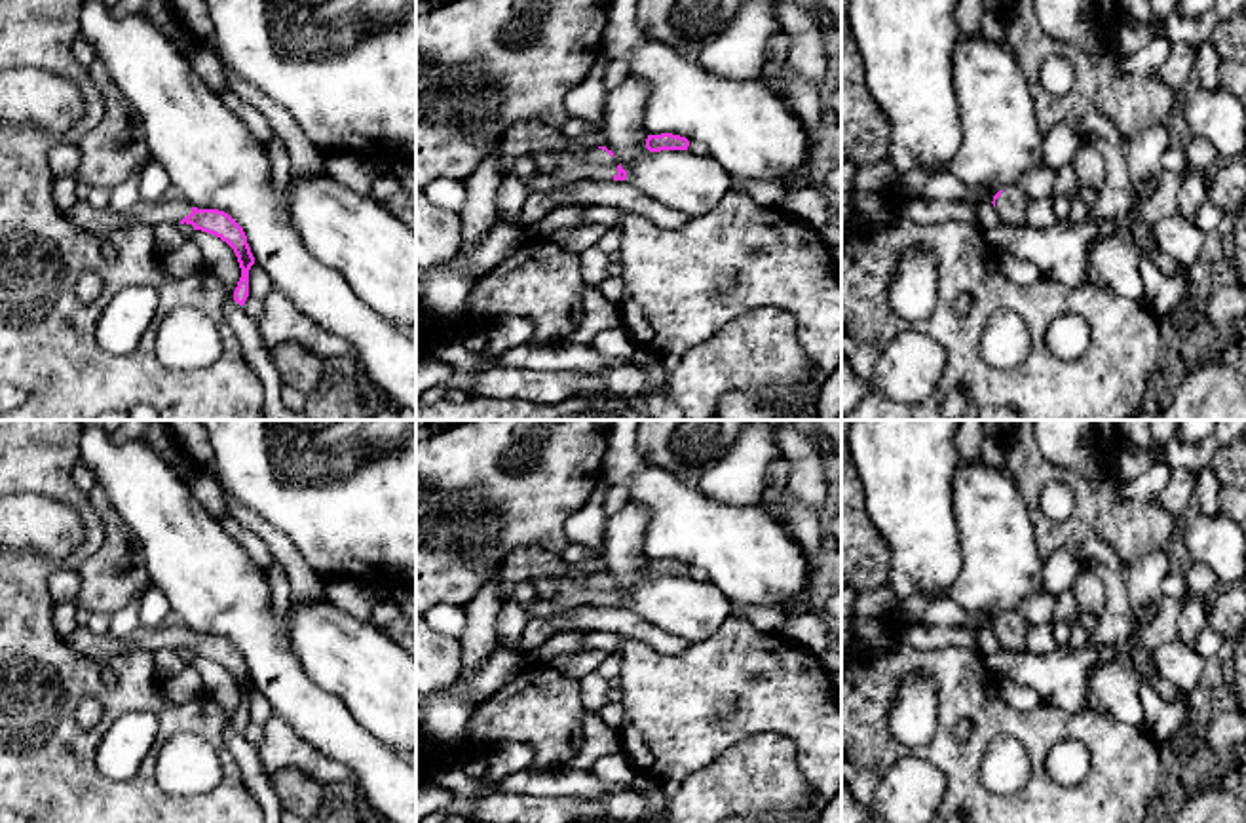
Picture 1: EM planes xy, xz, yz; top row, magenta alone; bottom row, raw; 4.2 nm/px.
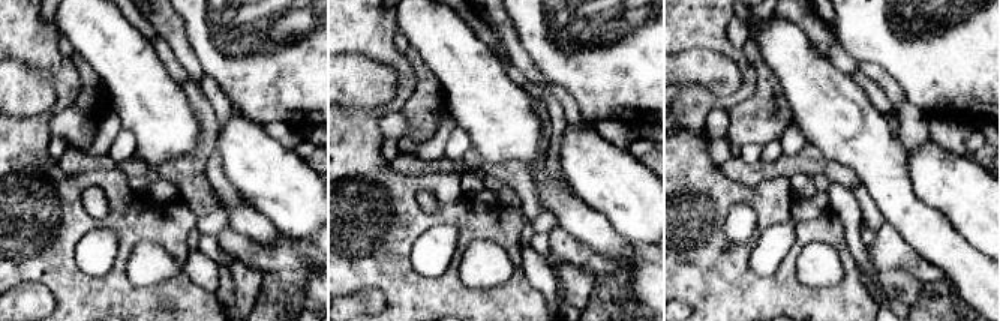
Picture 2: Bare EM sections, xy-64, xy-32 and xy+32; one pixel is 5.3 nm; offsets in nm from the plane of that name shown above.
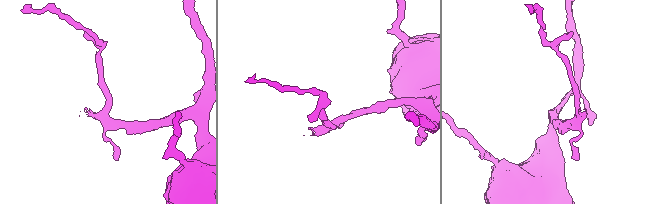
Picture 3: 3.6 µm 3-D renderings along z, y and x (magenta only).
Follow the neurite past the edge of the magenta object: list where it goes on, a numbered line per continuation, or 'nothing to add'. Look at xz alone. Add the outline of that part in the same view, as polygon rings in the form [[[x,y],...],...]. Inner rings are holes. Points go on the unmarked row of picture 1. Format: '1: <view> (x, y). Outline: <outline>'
1: xz (525, 565). Outline: [[[520,547],[507,555],[500,566],[498,597],[503,604],[517,599],[515,591],[520,584],[534,584],[538,578],[551,576],[558,584],[557,597],[538,597],[522,608],[536,620],[547,620],[562,610],[572,610],[579,604],[612,606],[617,601],[617,585],[606,576],[595,572],[581,580],[568,574],[568,566],[543,549]]]

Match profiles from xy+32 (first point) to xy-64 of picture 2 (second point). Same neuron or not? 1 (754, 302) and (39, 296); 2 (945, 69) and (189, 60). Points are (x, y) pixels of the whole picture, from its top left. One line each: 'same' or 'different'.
1: different
2: different

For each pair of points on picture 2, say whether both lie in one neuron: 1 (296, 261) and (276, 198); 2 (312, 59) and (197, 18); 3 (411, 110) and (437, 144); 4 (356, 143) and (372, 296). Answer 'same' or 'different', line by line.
1: different
2: same
3: different
4: different

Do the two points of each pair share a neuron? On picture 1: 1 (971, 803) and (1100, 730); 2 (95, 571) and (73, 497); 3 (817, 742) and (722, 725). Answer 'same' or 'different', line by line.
1: same
2: different
3: same

